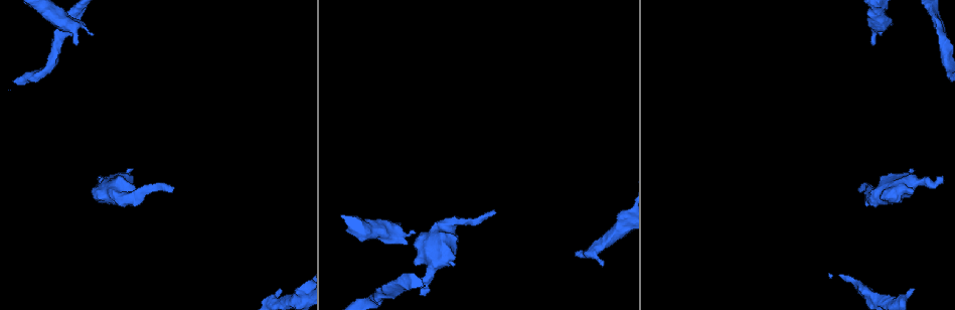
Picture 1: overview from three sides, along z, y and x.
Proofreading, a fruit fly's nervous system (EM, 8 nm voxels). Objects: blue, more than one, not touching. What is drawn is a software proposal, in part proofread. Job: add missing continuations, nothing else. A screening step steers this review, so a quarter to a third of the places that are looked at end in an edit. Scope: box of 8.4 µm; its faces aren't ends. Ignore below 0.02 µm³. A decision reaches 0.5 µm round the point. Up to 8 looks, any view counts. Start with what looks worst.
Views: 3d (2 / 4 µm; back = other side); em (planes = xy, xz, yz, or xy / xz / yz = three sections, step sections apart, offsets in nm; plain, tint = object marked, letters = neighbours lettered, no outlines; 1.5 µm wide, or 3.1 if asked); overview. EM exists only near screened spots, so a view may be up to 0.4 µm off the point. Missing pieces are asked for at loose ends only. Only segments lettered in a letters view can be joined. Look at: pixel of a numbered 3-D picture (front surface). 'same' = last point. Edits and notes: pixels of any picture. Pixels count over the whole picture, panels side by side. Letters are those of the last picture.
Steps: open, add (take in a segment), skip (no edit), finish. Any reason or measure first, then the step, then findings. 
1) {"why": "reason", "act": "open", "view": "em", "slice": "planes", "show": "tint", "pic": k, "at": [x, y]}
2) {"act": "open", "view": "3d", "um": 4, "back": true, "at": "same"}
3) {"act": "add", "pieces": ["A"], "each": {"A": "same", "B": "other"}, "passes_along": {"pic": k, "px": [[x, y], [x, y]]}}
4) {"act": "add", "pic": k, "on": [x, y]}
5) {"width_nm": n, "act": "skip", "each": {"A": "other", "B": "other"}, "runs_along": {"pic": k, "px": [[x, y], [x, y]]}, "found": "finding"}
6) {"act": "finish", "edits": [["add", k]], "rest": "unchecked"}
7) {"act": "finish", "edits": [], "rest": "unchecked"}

{"why": "branch stops here", "act": "open", "view": "3d", "um": 4, "back": true, "pic": 1, "at": [602, 264]}

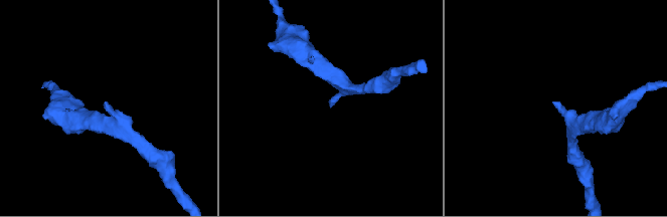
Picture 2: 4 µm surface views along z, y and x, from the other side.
{"act": "open", "view": "em", "slice": "planes", "show": "plain", "pic": 2, "at": [554, 101]}

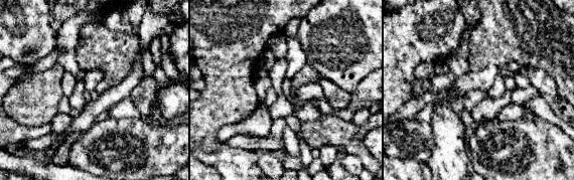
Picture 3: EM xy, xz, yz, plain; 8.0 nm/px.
{"act": "open", "view": "em", "slice": "planes", "show": "letters", "at": "same"}

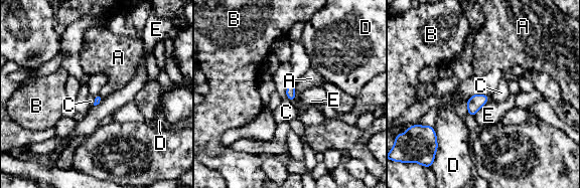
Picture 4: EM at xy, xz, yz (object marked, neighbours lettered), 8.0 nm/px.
{"act": "skip", "each": {"A": "other", "B": "other", "C": "other", "D": "other", "E": "other"}, "border": {"pic": 4, "px": [[294, 84], [295, 99]]}, "found": "none of them fits"}

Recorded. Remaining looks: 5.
{"why": "free end", "act": "open", "view": "em", "slice": "yz", "step": 8, "show": "letters", "pic": 1, "at": [874, 44]}

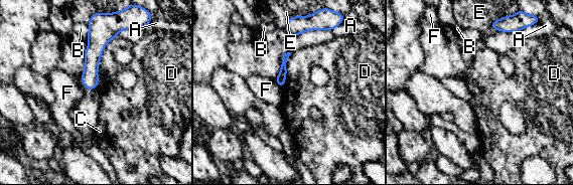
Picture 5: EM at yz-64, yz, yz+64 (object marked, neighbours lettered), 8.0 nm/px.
{"act": "open", "view": "em", "slice": "xz", "step": 8, "show": "letters", "at": "same"}

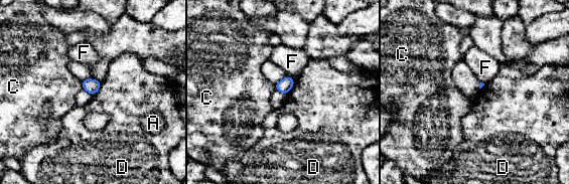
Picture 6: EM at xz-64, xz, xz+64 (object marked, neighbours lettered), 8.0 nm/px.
{"longest_contact_nm": ["D", 140], "act": "skip", "each": {"A": "other", "C": "other", "D": "other", "F": "other"}, "border": {"pic": 6, "px": [[294, 79], [293, 86], [286, 95]]}, "found": "no lettered segment goes on from it"}

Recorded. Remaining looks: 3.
{"why": "stops while still wide", "act": "open", "view": "3d", "um": 4, "pic": 1, "at": [93, 194]}

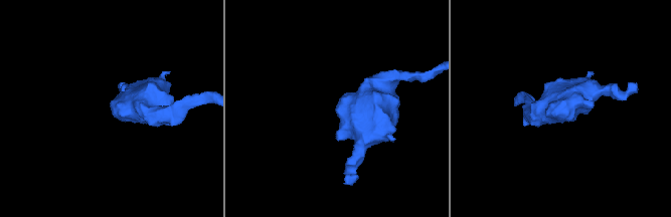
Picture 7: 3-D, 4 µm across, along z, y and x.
{"why": "shape alone is not enough", "act": "open", "view": "em", "slice": "planes", "show": "letters", "pic": 7, "at": [338, 104]}

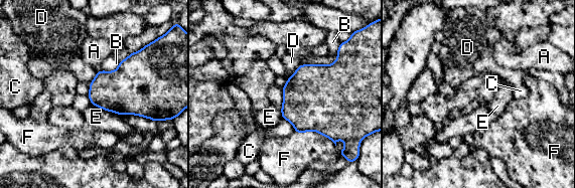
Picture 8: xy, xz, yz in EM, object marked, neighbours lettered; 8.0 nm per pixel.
{"act": "skip", "each": {"A": "other", "B": "other", "C": "other", "D": "other", "E": "other", "F": "other"}, "border": {"pic": 8, "px": [[301, 63], [287, 78]]}, "found": "no lettered segment goes on from it"}

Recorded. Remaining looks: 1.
{"act": "finish", "edits": [], "rest": "unchecked"}

